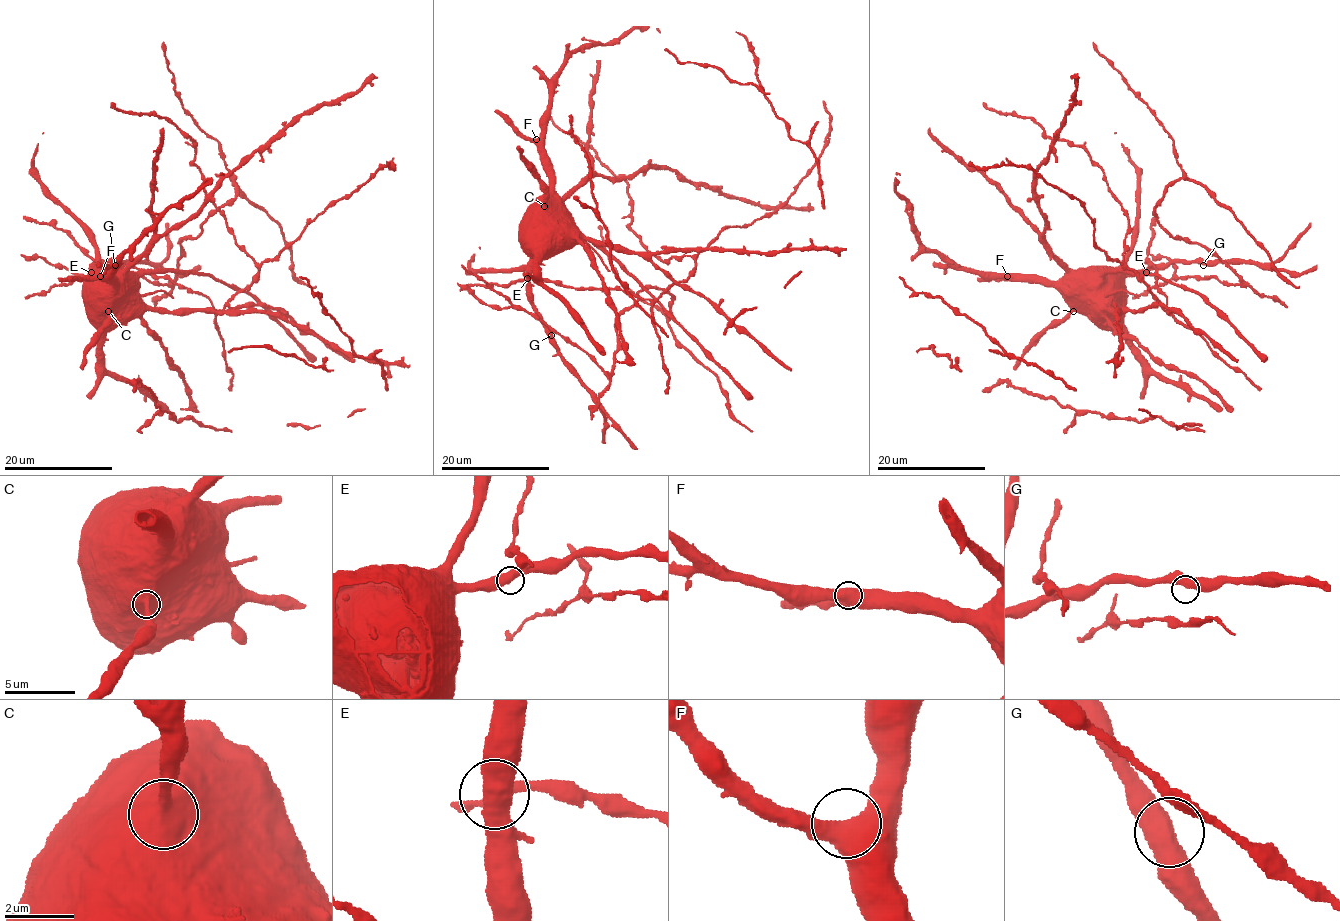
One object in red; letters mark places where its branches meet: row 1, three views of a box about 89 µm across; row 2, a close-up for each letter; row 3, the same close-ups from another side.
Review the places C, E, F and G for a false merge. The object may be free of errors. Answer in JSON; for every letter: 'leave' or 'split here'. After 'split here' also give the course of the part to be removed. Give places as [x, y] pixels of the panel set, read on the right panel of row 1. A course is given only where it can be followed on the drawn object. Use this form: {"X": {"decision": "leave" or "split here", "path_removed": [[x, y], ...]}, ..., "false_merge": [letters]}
{"C": {"decision": "leave"}, "E": {"decision": "leave"}, "F": {"decision": "leave"}, "G": {"decision": "leave"}, "false_merge": []}

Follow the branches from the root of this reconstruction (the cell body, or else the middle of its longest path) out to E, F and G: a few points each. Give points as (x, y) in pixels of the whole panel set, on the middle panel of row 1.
E: (543, 209), (534, 233), (534, 259), (527, 278)
F: (543, 209), (535, 209), (534, 205), (549, 190), (549, 161), (538, 149), (536, 139)
G: (543, 209), (534, 233), (530, 301), (551, 335)

